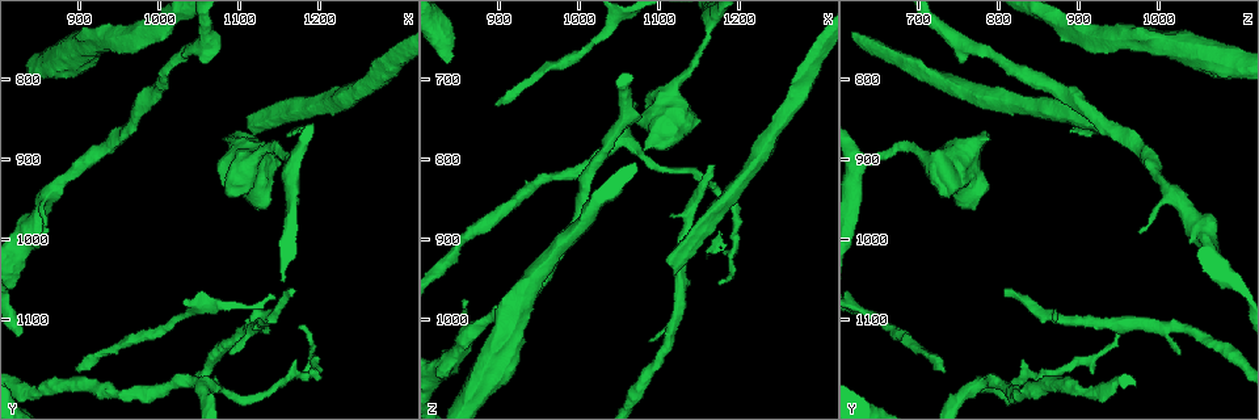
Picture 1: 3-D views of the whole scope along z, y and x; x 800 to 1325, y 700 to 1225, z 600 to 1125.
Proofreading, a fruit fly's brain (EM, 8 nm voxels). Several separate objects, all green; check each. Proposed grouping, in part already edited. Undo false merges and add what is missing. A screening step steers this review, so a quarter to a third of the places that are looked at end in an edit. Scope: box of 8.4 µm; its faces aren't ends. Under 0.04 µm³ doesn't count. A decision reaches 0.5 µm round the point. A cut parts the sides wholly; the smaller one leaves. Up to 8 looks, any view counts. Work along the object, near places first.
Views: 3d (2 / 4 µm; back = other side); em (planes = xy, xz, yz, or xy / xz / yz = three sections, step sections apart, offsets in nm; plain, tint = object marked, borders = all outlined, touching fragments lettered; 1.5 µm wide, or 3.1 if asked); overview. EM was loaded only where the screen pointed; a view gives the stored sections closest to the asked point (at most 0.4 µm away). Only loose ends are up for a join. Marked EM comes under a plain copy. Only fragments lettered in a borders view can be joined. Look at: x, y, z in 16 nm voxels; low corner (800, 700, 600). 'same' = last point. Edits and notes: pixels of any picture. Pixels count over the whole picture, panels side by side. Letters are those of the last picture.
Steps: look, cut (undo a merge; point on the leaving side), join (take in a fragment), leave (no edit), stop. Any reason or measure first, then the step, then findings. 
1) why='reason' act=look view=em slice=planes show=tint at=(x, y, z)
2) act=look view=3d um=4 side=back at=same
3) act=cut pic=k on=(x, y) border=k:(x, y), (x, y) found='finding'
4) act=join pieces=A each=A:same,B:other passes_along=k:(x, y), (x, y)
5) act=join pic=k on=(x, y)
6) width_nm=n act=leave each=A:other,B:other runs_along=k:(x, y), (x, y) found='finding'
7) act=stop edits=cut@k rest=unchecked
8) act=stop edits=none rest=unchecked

act=look view=em slice=yz step=8 show=tint at=(1165, 1060, 810)

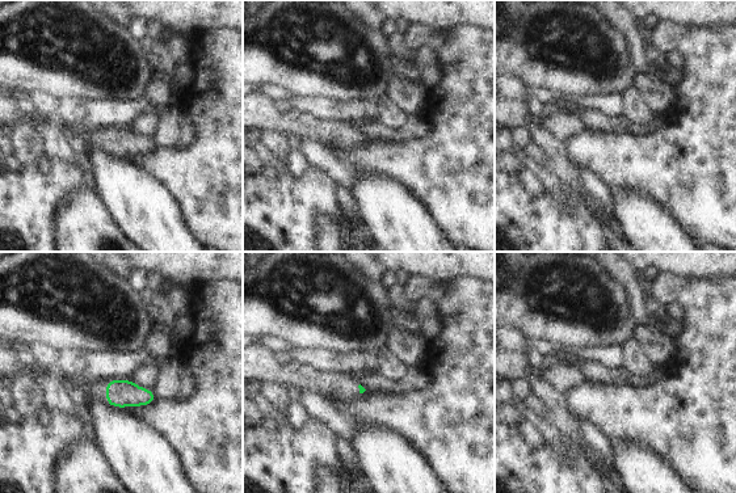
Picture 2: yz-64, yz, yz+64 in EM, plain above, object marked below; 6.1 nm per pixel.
why='cut it another way' act=look view=em slice=planes show=borders at=same

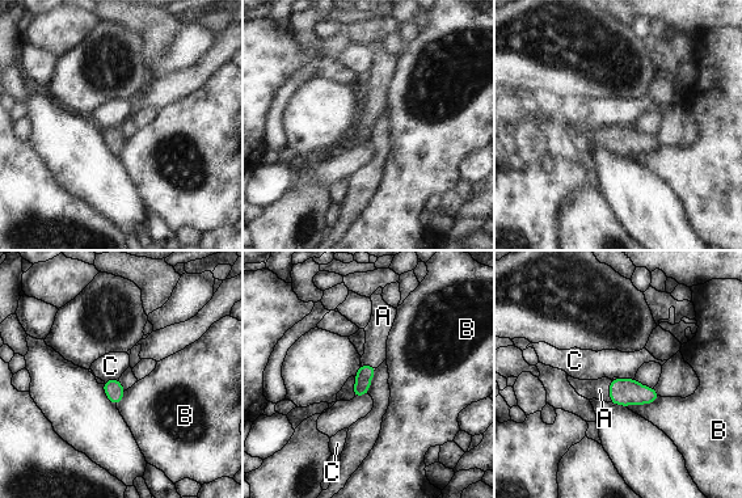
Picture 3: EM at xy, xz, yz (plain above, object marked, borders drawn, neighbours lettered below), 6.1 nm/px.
act=join pieces=A each=A:same,B:other,C:other passes_along=3:(624, 392), (610, 391), (599, 389) found='it goes on there'

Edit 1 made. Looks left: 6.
why='end of a long branch' act=look view=3d um=4 at=(895, 1160, 735)

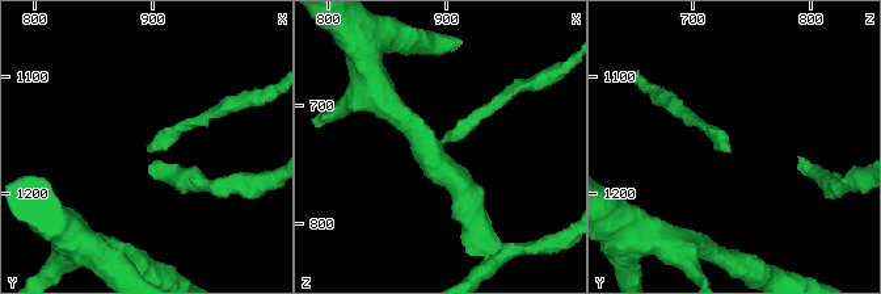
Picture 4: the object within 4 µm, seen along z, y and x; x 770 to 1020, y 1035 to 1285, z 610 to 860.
why='need the tissue' act=look view=em slice=planes show=borders at=(896, 1162, 734)

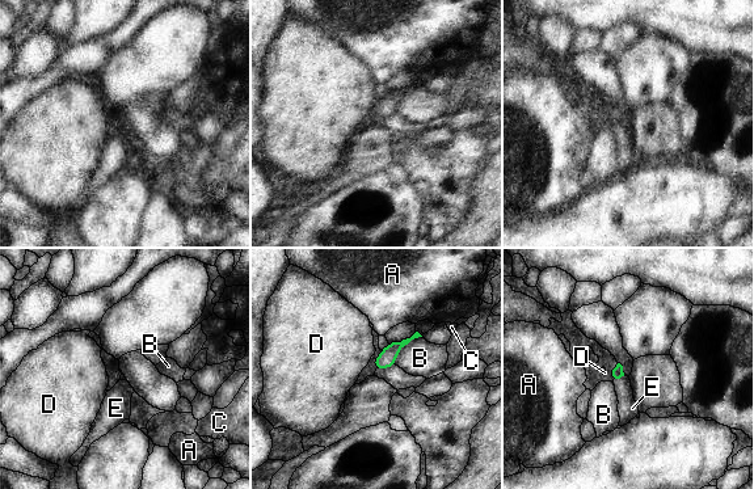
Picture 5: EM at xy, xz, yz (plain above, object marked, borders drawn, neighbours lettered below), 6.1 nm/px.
act=join pieces=E each=A:other,B:other,C:other,D:other,E:same passes_along=5:(618, 372), (619, 378), (628, 409) found='it goes on there'

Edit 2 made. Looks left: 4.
why='see it whole again' act=look view=overview

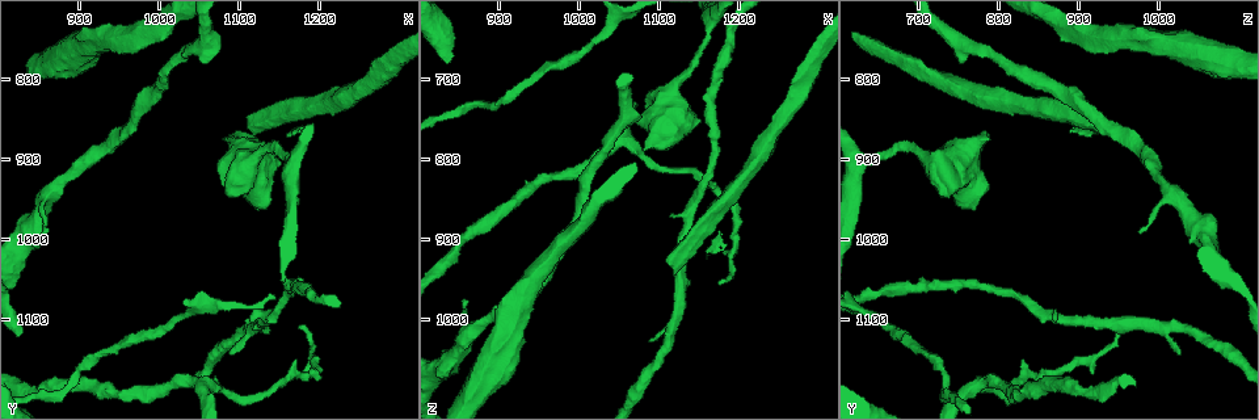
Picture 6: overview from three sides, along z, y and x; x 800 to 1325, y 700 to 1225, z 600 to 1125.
why='thin end' act=look view=em slice=planes show=borders at=(860, 995, 975)

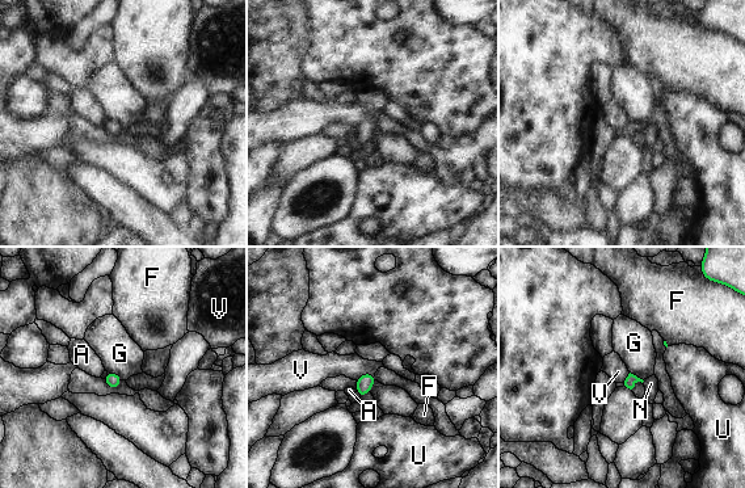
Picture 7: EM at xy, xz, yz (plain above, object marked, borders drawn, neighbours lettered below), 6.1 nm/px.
width_nm=80 act=leave each=A:other,F:other,G:other,N:other,U:other,V:other border=7:(374, 374), (361, 374), (356, 381) found='no lettered fragment goes on from it'

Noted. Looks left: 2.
act=stop edits=join@3,join@5 rest=unchecked

